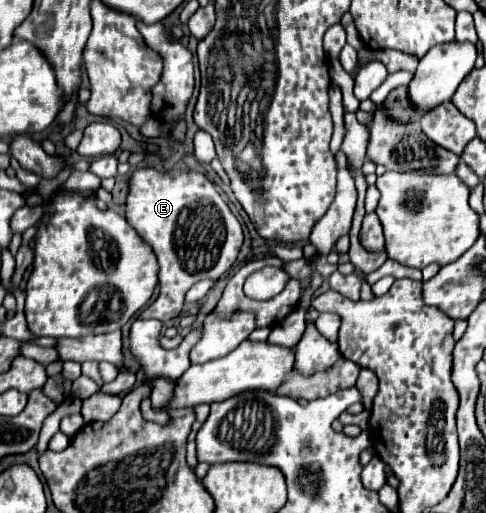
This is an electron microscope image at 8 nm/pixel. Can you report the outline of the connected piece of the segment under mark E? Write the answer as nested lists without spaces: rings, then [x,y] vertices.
[[[135,169],[127,181],[127,221],[139,235],[153,247],[159,261],[159,295],[157,299],[145,307],[139,317],[141,319],[159,319],[167,323],[181,313],[183,297],[187,289],[201,281],[213,279],[217,281],[229,267],[235,263],[239,249],[243,245],[243,229],[237,217],[231,213],[229,205],[223,201],[213,181],[201,171],[157,171],[157,169]]]

